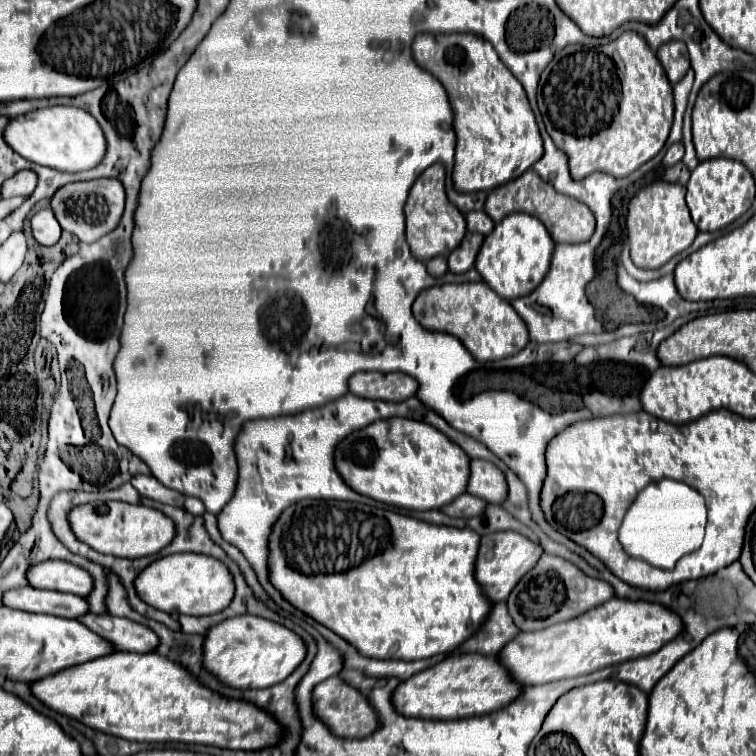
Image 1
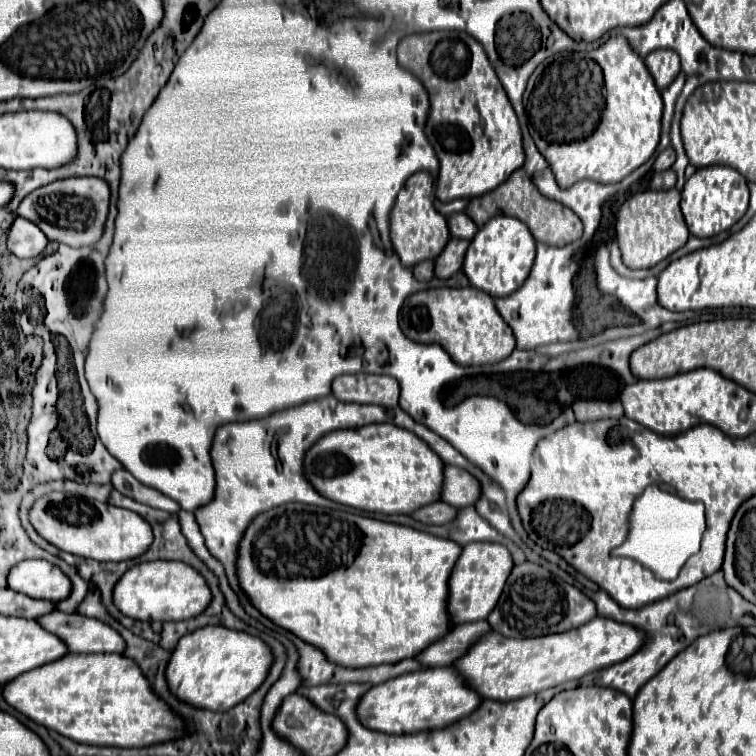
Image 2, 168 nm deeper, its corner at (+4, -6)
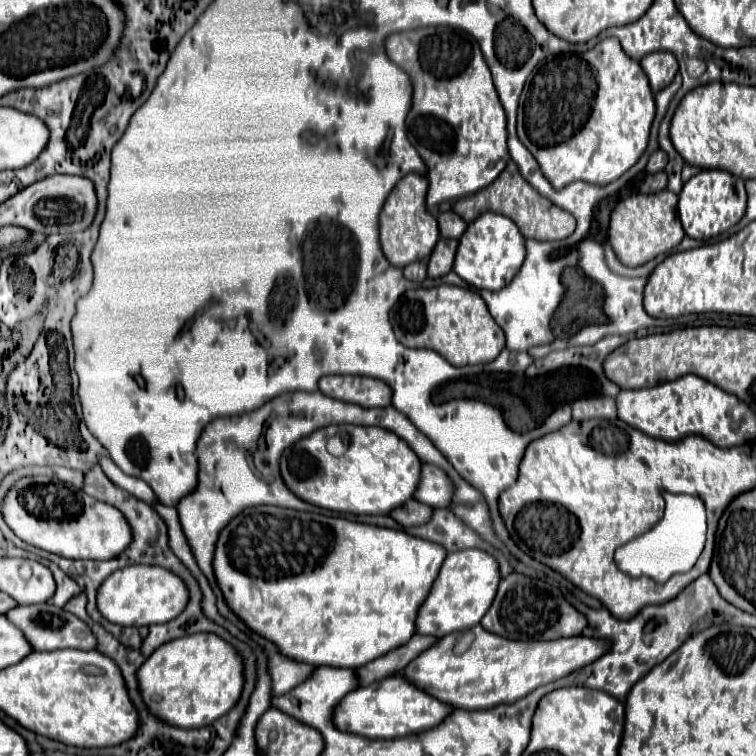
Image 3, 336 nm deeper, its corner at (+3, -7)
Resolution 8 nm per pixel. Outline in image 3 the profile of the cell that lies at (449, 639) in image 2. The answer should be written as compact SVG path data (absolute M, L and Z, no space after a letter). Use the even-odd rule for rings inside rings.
M414 635L412 641L408 641L408 645L402 645L398 649L390 651L388 655L378 657L376 661L364 665L362 669L356 669L356 673L360 677L360 685L366 687L374 681L380 681L380 679L404 669L410 661L414 661L420 653L430 649L436 641L438 641L438 637L418 637L418 635Z

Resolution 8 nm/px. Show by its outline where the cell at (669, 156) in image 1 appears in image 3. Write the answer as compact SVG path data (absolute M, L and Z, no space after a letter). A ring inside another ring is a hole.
M658 149L650 155L646 171L648 173L658 173L658 171L664 171L664 167L666 167L666 153L662 153L662 149Z

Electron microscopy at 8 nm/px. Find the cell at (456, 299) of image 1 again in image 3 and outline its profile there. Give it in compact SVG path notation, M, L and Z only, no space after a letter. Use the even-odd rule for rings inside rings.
M440 285L432 289L406 291L392 311L396 339L406 347L424 347L440 353L456 367L494 361L506 347L502 329L492 319L484 299L474 289Z

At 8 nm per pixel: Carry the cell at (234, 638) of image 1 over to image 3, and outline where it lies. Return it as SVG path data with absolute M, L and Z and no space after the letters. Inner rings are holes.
M196 633L158 647L138 669L142 697L148 709L170 725L196 729L228 713L242 695L244 659L228 641L210 633Z

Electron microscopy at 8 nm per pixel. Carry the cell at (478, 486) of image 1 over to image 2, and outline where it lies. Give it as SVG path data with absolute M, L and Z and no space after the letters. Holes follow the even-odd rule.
M445 466L441 502L451 504L455 508L473 506L473 502L455 502L455 500L477 500L477 480L473 480L473 476L469 476L469 472L461 468Z

